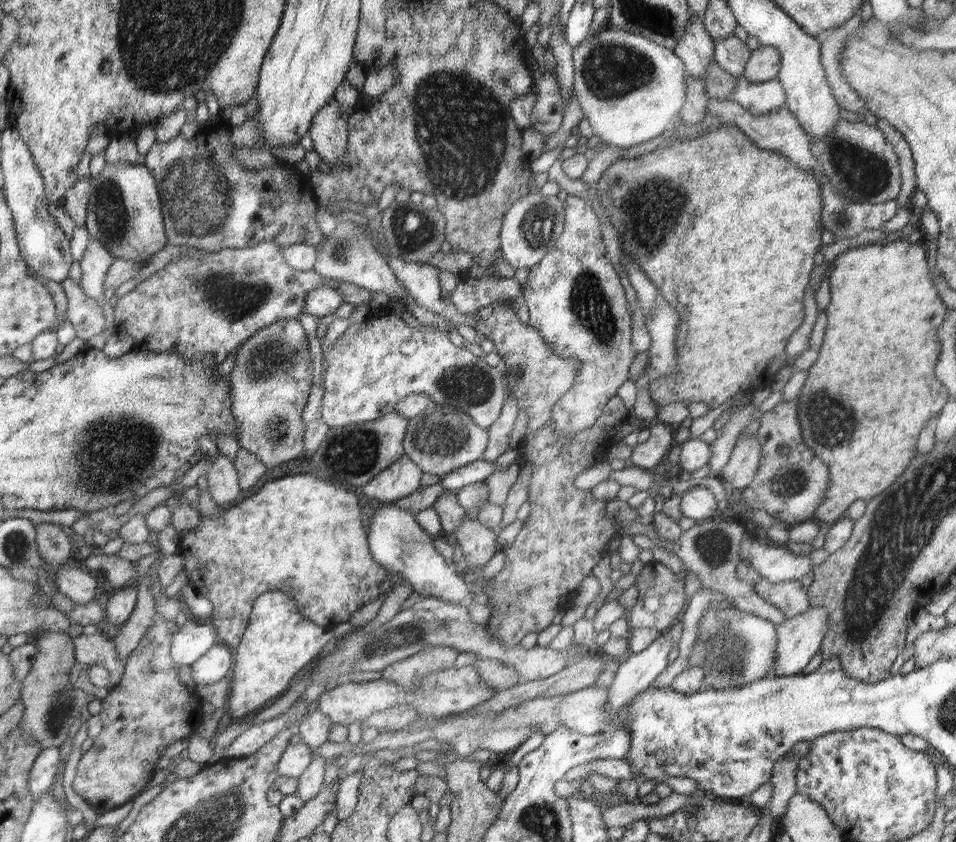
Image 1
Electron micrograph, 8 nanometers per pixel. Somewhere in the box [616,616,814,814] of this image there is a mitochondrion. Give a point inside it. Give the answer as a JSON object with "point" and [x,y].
{"point":[727,649]}

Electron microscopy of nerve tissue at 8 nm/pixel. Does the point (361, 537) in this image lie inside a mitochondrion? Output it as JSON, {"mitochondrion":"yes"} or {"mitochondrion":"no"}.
{"mitochondrion":"no"}

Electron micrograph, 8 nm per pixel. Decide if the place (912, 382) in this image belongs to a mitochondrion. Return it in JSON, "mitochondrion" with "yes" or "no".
{"mitochondrion":"no"}

